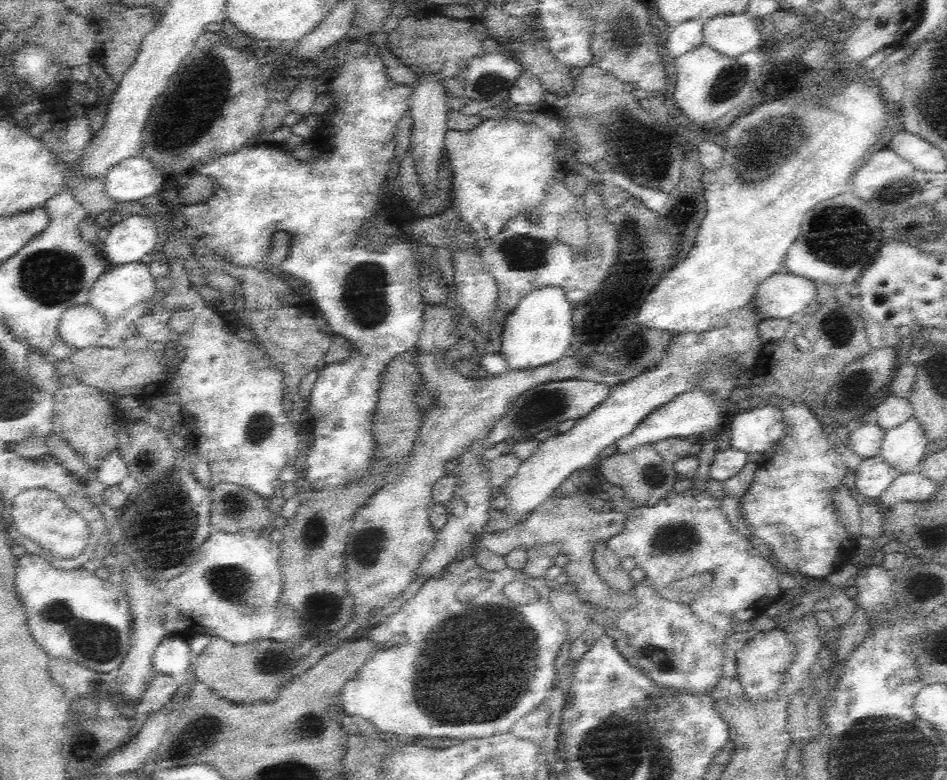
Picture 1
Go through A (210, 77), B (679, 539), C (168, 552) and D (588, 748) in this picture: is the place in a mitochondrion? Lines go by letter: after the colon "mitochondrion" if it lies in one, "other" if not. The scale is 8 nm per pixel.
A: mitochondrion
B: mitochondrion
C: mitochondrion
D: mitochondrion

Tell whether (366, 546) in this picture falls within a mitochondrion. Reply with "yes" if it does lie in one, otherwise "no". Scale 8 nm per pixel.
yes

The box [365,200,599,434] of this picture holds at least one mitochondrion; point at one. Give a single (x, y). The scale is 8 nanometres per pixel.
(541, 407)

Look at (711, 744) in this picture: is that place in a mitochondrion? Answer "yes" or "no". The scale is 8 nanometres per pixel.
no

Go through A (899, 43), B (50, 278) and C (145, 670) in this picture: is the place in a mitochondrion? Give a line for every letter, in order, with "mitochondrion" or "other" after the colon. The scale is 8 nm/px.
A: other
B: mitochondrion
C: other

